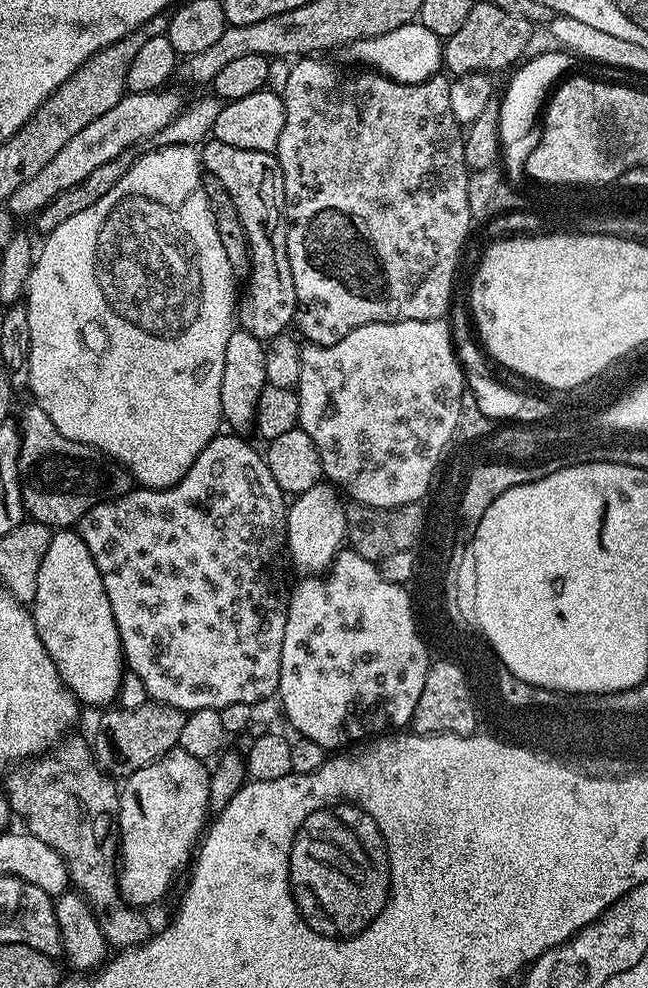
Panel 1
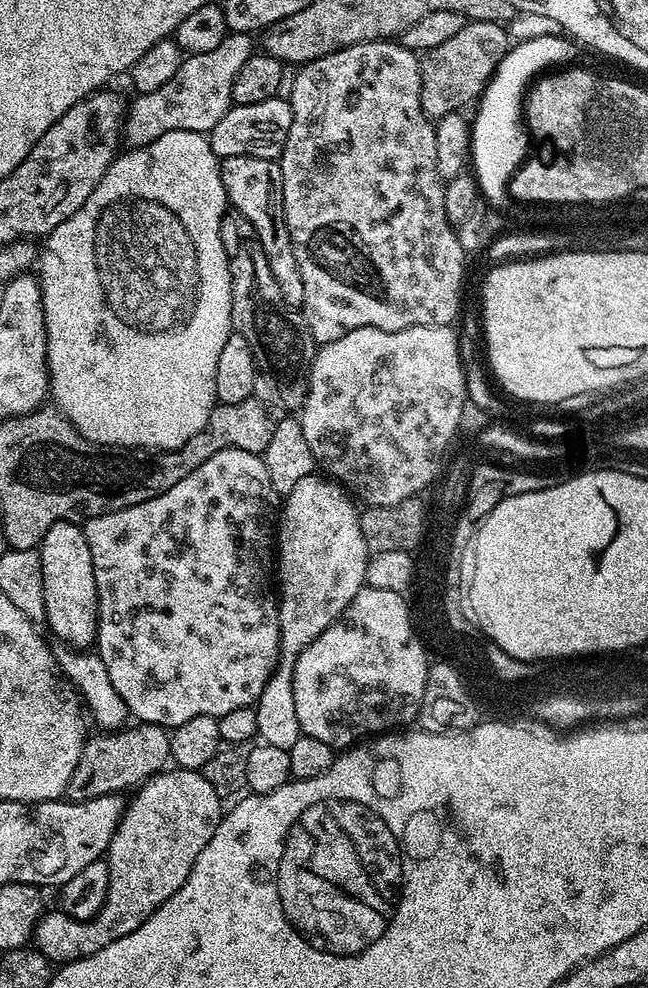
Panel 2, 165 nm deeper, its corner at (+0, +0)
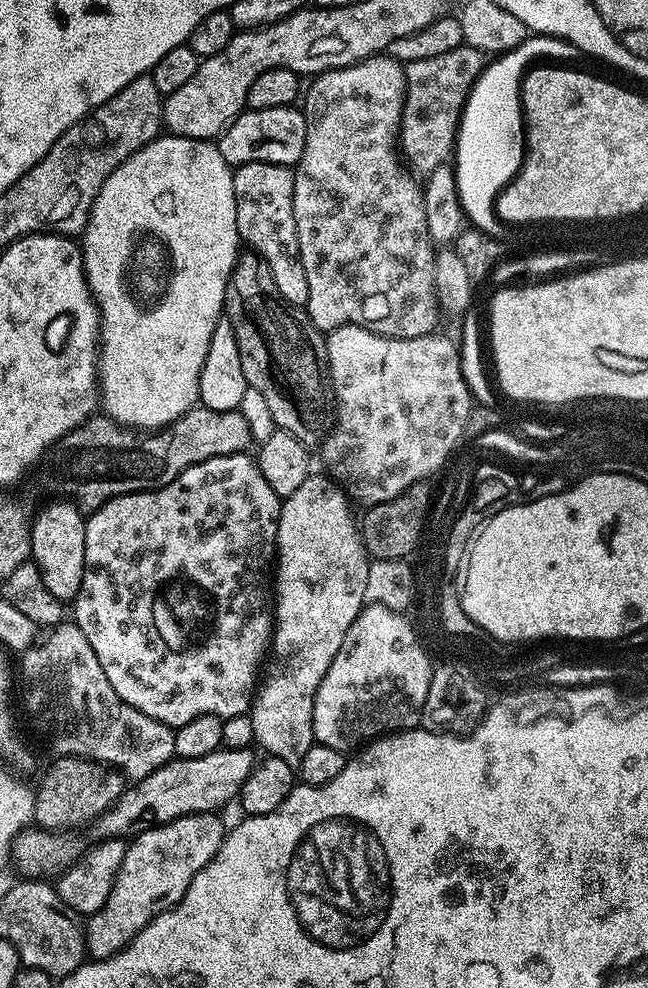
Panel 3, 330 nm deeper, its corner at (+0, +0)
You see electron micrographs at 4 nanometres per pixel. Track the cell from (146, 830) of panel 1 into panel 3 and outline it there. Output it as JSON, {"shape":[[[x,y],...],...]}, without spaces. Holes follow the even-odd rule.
{"shape":[[[199,812],[147,828],[131,837],[110,898],[106,898],[102,910],[87,917],[83,925],[84,947],[92,960],[105,960],[121,952],[152,919],[173,908],[184,897],[194,874],[198,874],[222,846],[226,827],[220,818],[214,812]]]}

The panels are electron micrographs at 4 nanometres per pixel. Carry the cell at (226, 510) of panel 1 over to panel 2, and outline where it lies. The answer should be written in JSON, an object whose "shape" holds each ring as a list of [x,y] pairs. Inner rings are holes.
{"shape":[[[233,448],[218,450],[218,454],[206,458],[206,462],[202,462],[202,466],[198,466],[192,473],[186,474],[186,478],[182,478],[182,482],[170,486],[170,490],[166,490],[146,502],[126,506],[122,510],[114,510],[110,514],[98,514],[94,518],[83,521],[82,527],[86,534],[86,546],[90,546],[90,562],[94,562],[94,586],[96,587],[96,643],[94,648],[106,666],[106,674],[110,674],[110,682],[114,682],[114,690],[118,690],[118,698],[122,698],[122,702],[126,702],[129,713],[133,717],[137,716],[135,718],[137,721],[156,724],[159,728],[171,730],[182,726],[182,722],[190,722],[190,718],[199,716],[218,718],[222,714],[230,714],[230,710],[253,707],[262,694],[266,682],[272,677],[276,665],[280,663],[280,606],[274,595],[274,533],[278,528],[278,497],[274,486],[270,486],[270,474],[266,474],[263,459],[257,453],[246,450],[234,450]]]}

